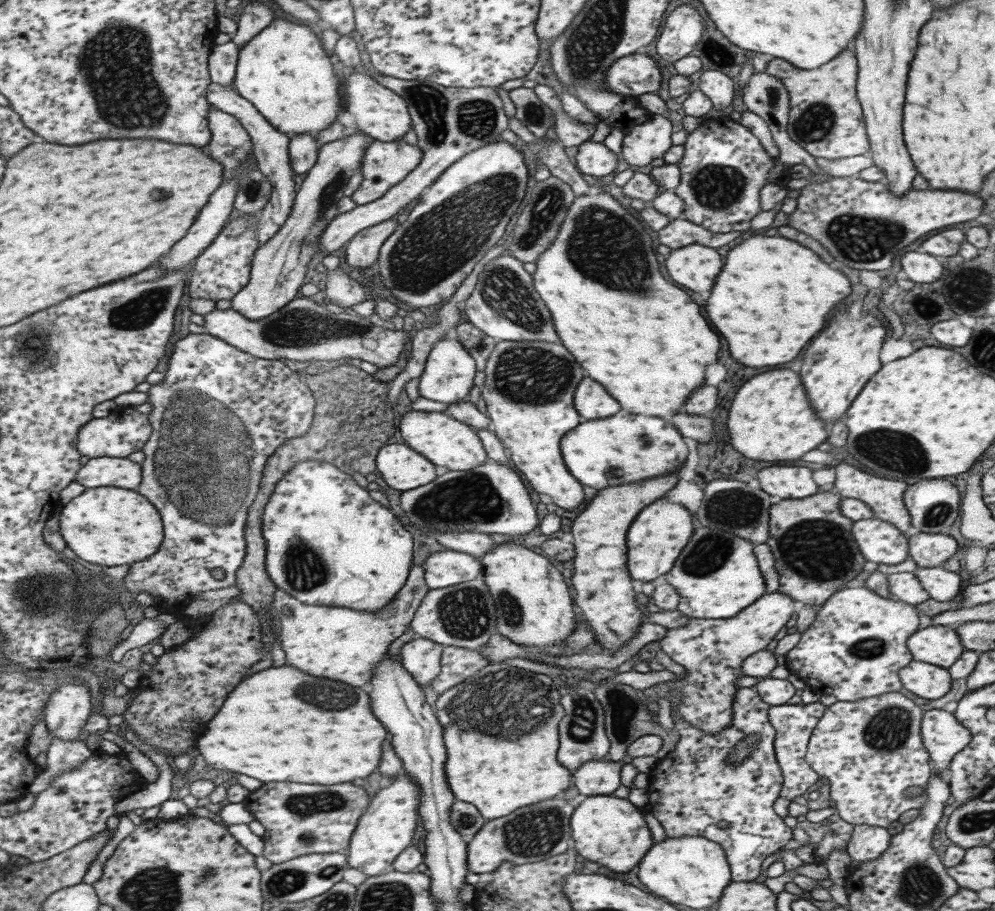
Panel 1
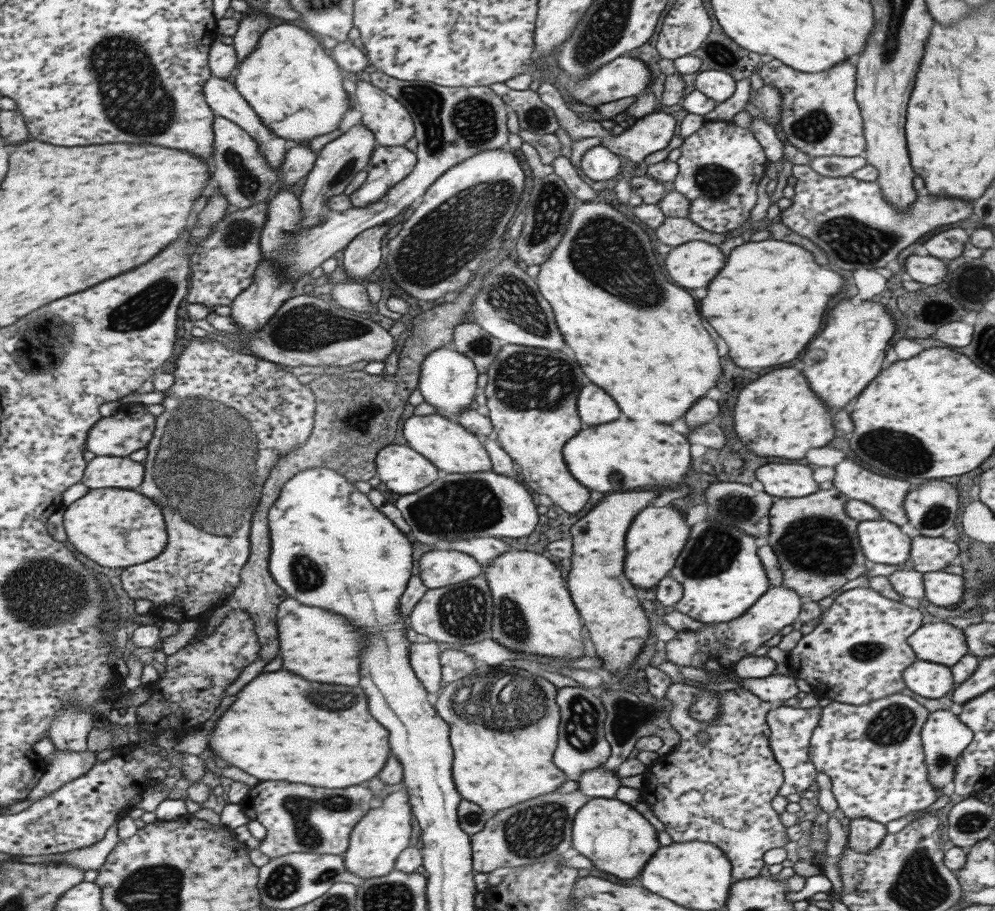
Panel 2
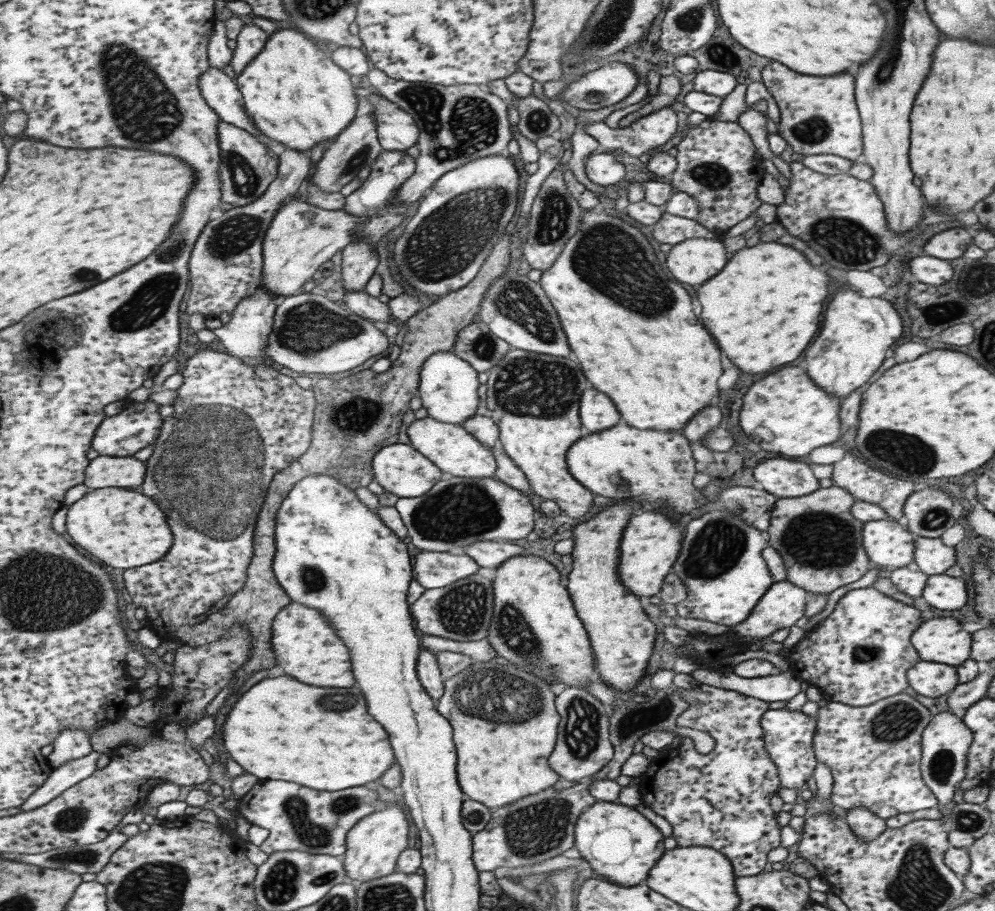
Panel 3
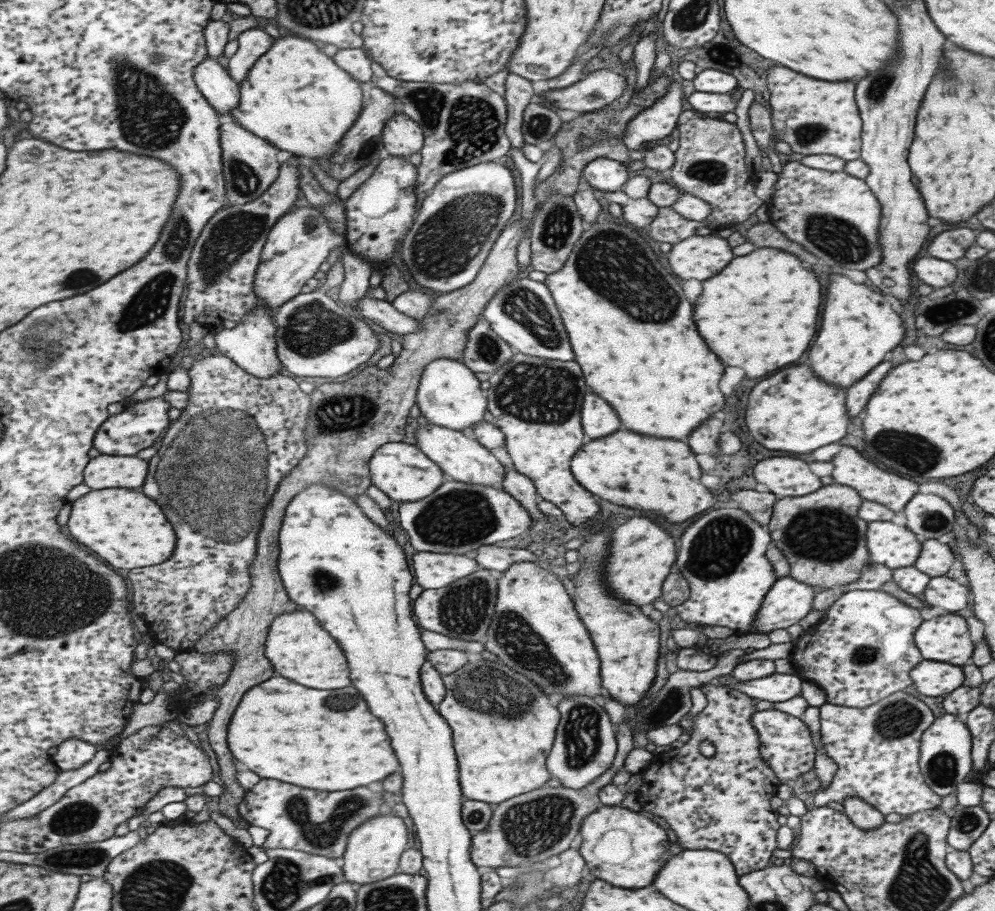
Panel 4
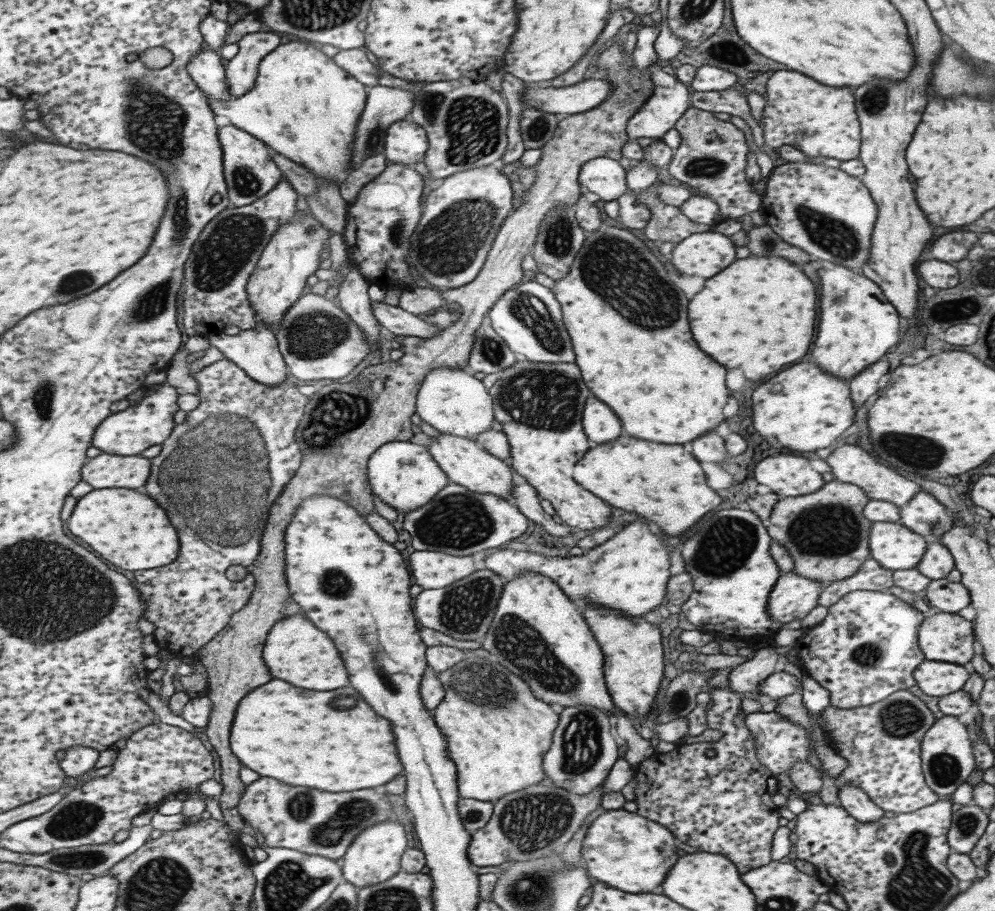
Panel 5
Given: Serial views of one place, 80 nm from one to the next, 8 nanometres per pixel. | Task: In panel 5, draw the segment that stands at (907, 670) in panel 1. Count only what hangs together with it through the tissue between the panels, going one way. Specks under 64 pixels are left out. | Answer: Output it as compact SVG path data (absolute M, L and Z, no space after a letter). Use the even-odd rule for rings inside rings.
M925 659L913 670L915 686L927 696L945 696L960 690L968 679L966 665Z

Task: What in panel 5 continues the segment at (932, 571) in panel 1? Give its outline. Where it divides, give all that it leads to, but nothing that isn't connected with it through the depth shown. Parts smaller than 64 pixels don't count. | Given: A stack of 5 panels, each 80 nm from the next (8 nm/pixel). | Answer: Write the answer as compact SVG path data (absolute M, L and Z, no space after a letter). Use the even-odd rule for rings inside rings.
M945 578L930 580L925 587L928 606L935 606L943 613L957 613L970 603L968 590L958 582L949 582Z

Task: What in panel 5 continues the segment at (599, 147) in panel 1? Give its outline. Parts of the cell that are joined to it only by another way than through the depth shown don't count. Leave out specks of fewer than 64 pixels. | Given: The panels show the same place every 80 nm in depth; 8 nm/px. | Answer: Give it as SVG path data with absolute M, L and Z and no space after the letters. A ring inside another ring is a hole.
M593 158L581 169L580 184L584 190L597 194L600 200L616 200L625 192L625 170L616 159Z

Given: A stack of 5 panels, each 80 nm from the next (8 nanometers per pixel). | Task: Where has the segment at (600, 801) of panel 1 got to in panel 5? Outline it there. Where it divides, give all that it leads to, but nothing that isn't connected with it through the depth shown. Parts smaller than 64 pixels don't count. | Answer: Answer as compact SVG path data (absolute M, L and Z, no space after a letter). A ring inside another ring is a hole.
M621 809L602 810L593 824L582 846L582 856L587 870L599 882L605 882L617 890L631 894L651 892L665 878L667 870L676 863L674 836L657 822L641 815Z

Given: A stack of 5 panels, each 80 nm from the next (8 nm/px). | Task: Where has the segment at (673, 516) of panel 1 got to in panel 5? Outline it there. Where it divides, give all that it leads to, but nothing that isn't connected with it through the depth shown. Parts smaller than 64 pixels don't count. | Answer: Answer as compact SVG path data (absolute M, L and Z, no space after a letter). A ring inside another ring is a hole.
M635 520L581 555L550 557L525 550L497 549L487 556L486 565L487 569L505 576L507 581L523 573L544 574L560 584L573 600L579 598L584 604L593 603L620 610L630 617L642 617L655 606L665 603L665 585L670 577L669 553L663 540L653 534L645 522Z

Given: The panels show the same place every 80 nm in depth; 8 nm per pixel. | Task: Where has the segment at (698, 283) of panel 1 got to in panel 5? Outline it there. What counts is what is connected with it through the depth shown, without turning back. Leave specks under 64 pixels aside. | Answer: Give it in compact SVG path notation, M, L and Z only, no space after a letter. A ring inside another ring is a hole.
M710 230L675 243L669 258L682 276L711 278L735 260L734 250L733 242L726 235Z

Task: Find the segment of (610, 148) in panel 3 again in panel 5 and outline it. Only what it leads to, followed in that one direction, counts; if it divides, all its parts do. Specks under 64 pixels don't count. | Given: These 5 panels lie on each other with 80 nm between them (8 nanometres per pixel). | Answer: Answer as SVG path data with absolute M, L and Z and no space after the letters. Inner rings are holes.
M657 70L651 79L655 84L652 96L628 121L628 140L661 139L669 128L674 128L677 119L690 107L689 92L675 76Z

